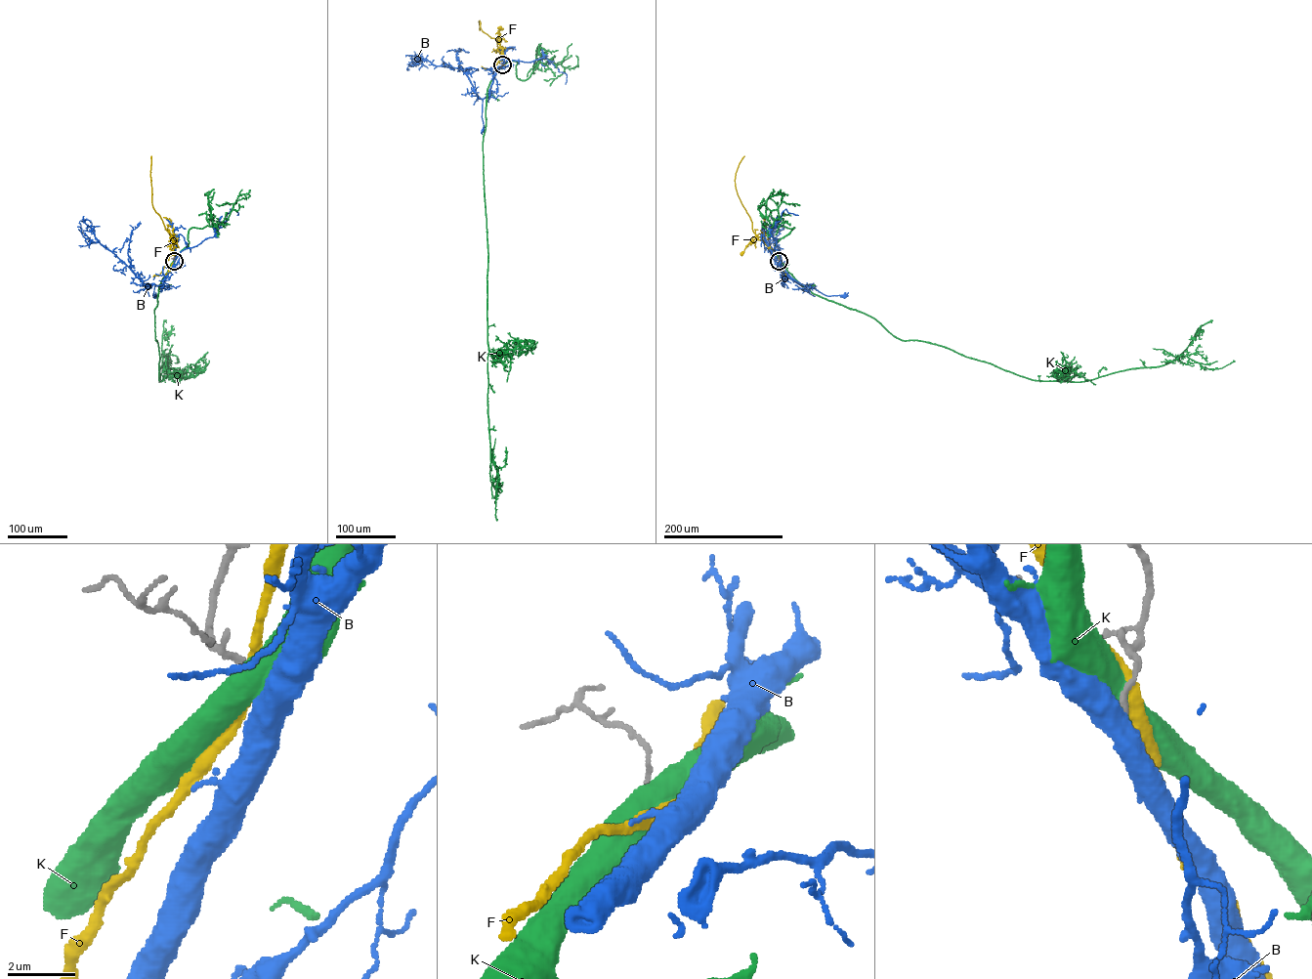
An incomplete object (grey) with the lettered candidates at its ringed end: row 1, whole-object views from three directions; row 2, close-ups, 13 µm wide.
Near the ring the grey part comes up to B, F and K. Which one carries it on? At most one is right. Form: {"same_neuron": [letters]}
{"same_neuron": ["B"]}

